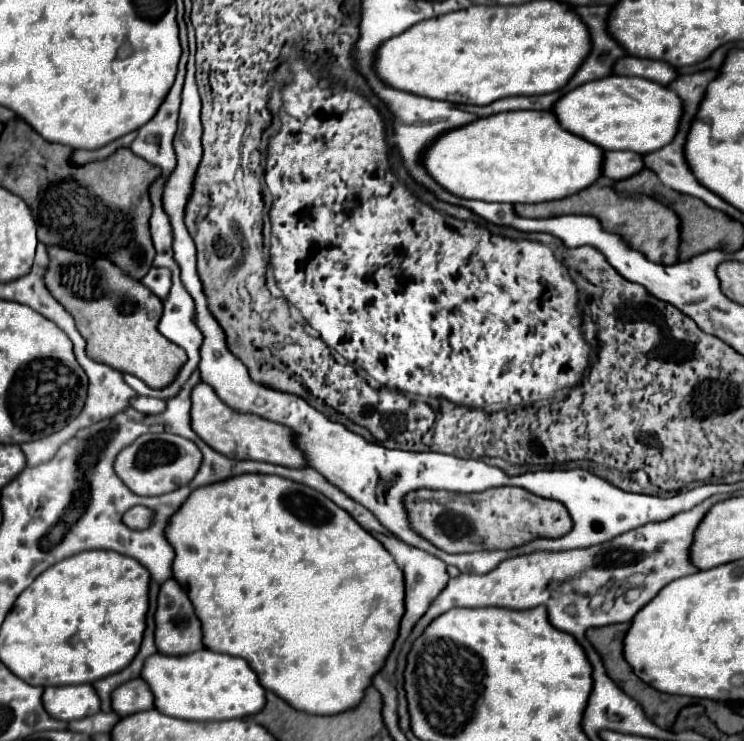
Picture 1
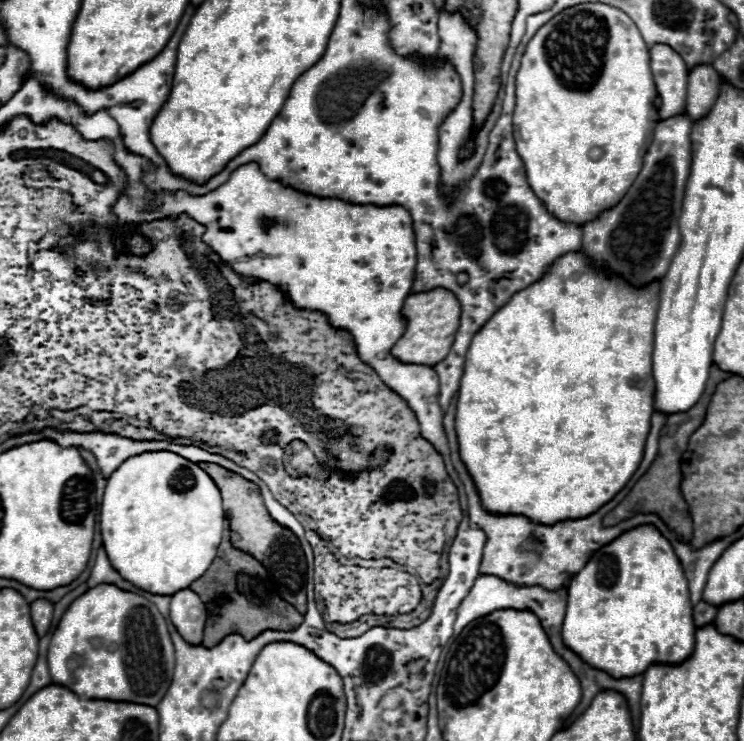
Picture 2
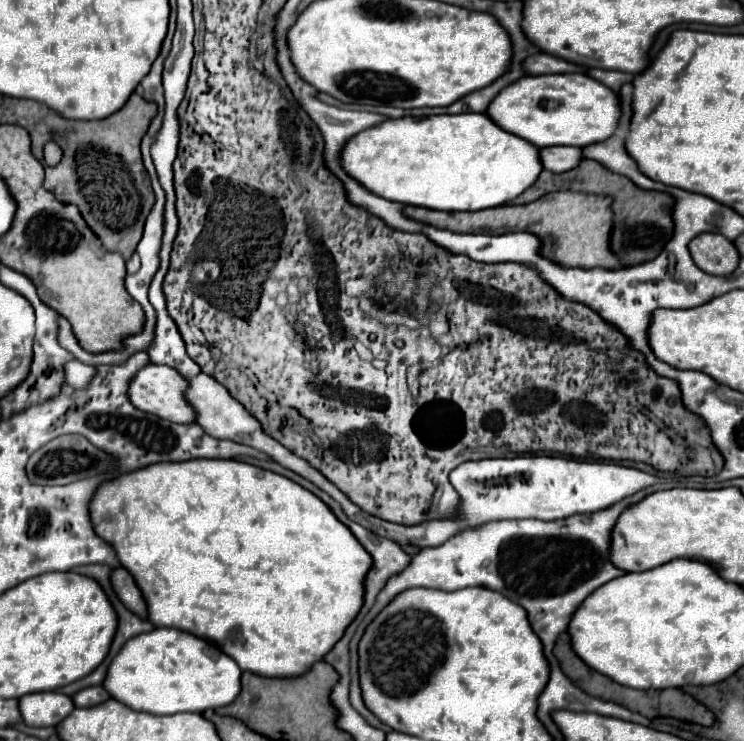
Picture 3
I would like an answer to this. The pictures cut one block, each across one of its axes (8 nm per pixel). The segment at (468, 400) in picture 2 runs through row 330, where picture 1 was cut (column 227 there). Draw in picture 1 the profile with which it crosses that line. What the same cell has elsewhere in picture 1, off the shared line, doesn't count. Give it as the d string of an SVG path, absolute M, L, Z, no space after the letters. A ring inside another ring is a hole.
M246 474L236 478L232 476L230 480L226 480L226 484L196 488L194 496L190 496L190 500L186 500L186 504L182 504L182 508L178 508L174 516L170 516L170 524L166 526L164 534L176 554L172 562L172 576L188 594L196 616L202 622L202 640L206 648L248 660L250 668L258 674L260 684L266 690L282 696L292 708L302 712L330 716L354 708L362 700L364 690L372 684L372 676L384 666L384 660L398 636L398 626L404 616L404 576L390 552L386 552L386 548L382 548L382 544L370 532L354 522L348 512L338 508L320 492L314 492L314 488L310 486L292 482L282 476Z

